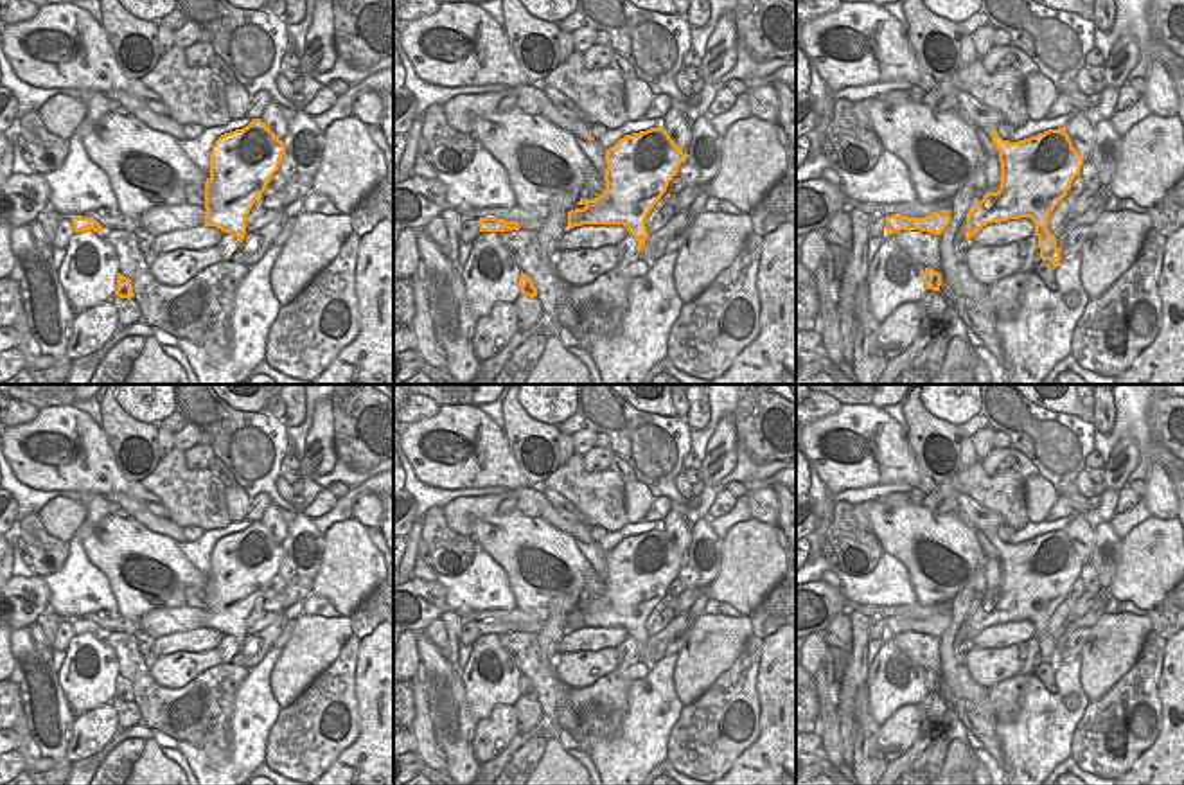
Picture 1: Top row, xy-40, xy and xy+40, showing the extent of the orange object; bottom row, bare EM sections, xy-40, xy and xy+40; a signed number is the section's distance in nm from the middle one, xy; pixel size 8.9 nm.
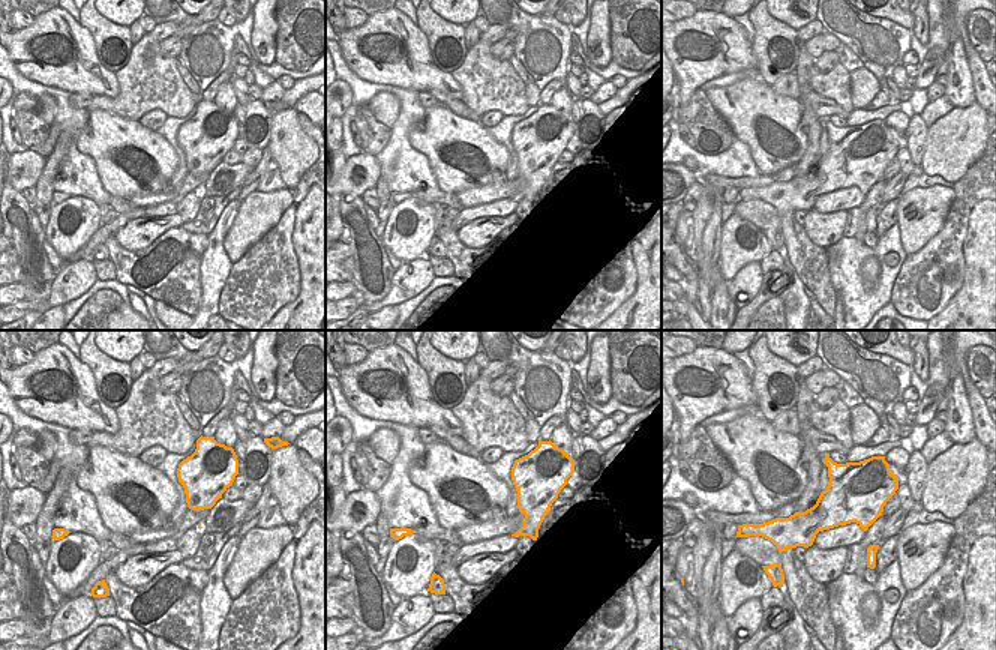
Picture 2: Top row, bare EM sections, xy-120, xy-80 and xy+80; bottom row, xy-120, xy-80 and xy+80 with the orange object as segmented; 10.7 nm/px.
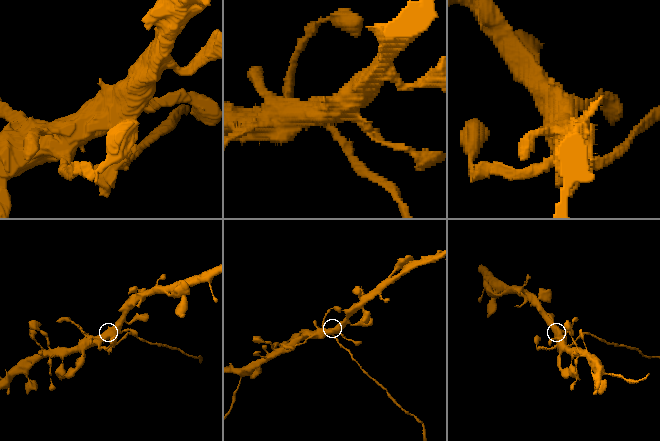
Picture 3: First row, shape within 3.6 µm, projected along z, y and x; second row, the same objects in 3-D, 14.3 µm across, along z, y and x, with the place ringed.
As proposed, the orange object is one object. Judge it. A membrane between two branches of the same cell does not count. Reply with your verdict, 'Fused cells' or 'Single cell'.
Fused cells

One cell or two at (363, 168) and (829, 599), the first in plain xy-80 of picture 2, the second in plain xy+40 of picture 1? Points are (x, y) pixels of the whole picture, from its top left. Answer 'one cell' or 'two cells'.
one cell

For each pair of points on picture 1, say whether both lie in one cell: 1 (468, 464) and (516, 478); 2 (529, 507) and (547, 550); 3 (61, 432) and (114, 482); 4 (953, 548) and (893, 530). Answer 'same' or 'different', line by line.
1: same
2: different
3: same
4: same

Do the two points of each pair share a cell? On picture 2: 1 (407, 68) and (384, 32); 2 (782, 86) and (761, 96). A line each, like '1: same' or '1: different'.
1: same
2: different

